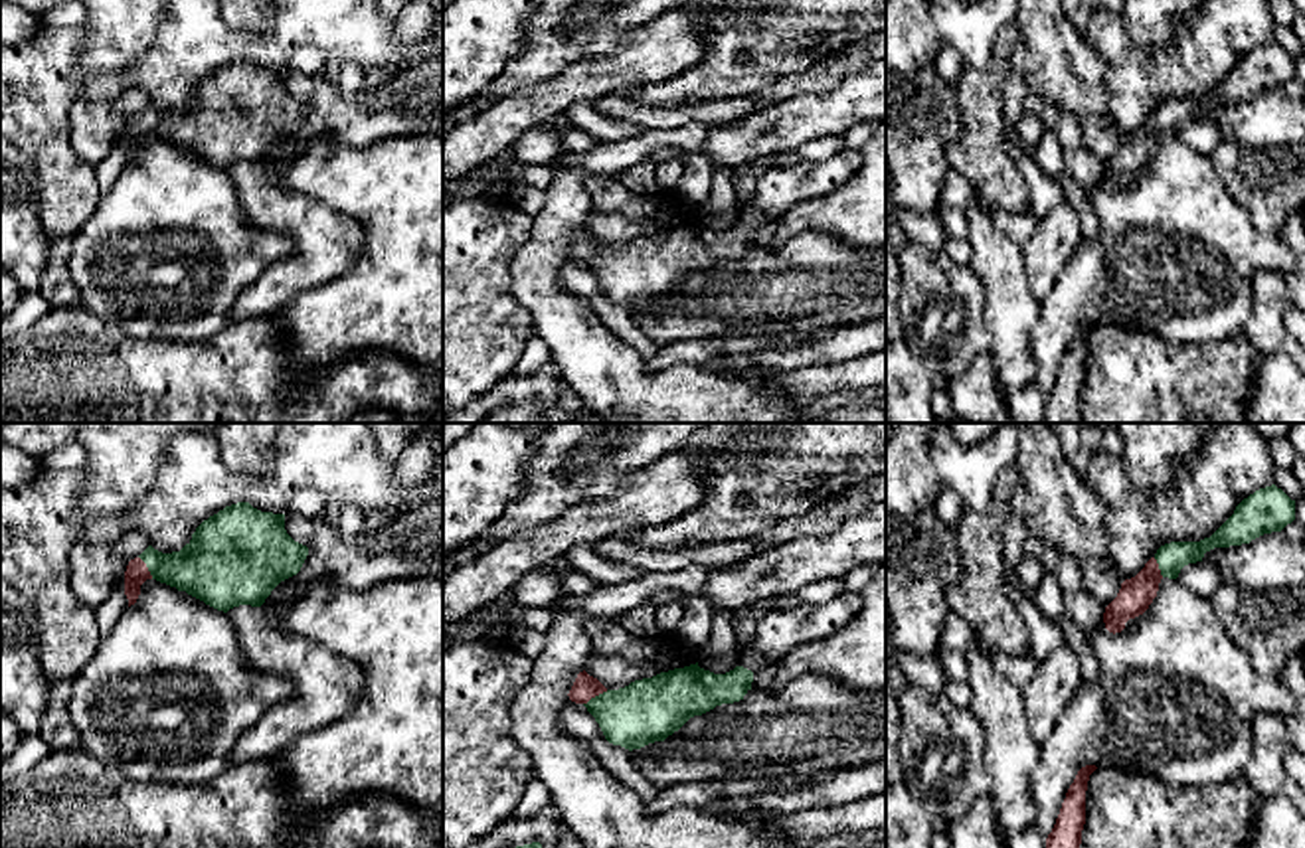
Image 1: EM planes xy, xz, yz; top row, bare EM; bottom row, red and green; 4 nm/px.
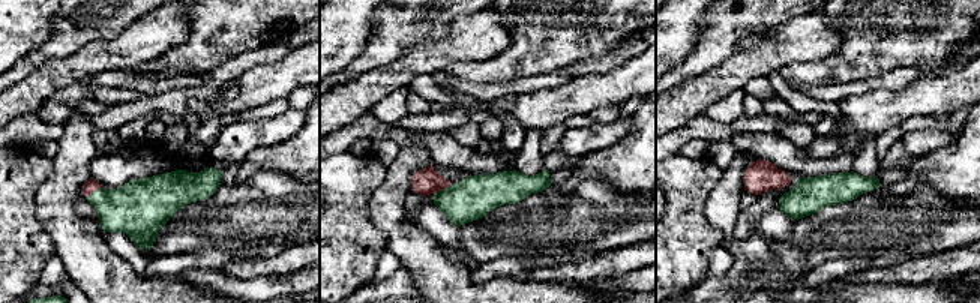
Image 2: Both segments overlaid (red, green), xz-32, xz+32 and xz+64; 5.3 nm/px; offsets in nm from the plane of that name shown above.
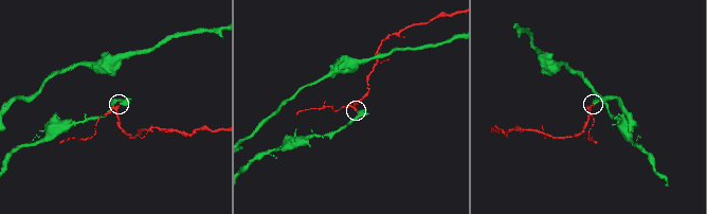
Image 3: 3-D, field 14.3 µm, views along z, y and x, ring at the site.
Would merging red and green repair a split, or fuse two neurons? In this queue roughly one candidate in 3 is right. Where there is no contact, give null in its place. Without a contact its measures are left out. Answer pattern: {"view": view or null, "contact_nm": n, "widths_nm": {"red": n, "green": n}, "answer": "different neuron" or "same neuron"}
{"view": "xz", "contact_nm": 120, "widths_nm": {"red": 100, "green": 260}, "answer": "same neuron"}

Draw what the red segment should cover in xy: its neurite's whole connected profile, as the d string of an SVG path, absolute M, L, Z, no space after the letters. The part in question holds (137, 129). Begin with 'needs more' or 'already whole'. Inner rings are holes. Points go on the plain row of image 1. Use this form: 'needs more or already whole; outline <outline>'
needs more; outline M237 59L204 77L180 109L162 111L148 103L130 117L125 128L125 152L130 164L140 152L140 142L156 136L223 170L239 162L261 164L281 138L301 128L306 113L308 105L287 91L285 71Z

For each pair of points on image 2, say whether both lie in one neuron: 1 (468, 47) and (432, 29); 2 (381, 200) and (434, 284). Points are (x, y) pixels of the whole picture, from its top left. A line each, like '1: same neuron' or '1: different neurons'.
1: different neurons
2: same neuron

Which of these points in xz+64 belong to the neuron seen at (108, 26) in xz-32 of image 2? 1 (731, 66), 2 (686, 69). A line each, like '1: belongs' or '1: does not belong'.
1: does not belong
2: belongs

